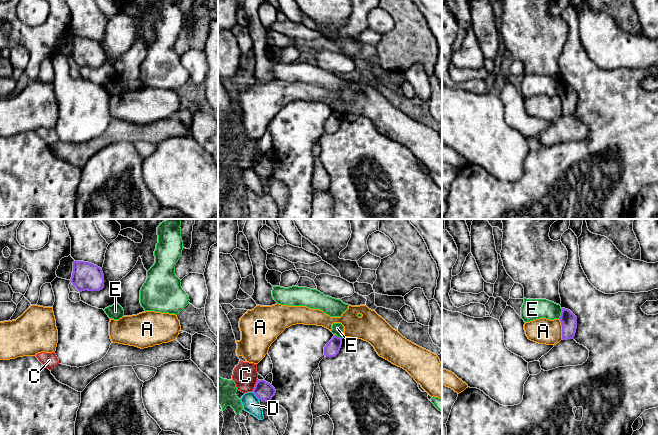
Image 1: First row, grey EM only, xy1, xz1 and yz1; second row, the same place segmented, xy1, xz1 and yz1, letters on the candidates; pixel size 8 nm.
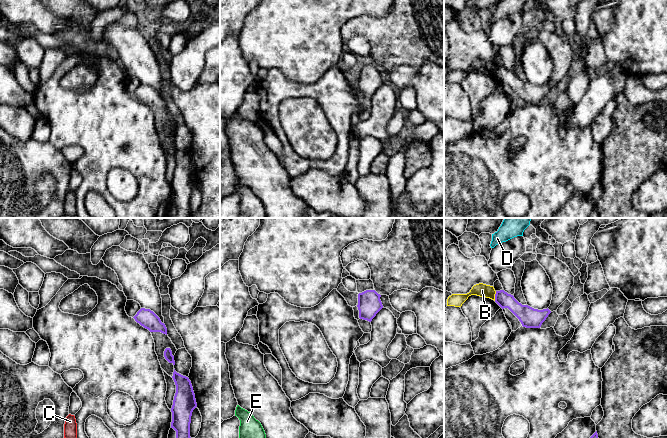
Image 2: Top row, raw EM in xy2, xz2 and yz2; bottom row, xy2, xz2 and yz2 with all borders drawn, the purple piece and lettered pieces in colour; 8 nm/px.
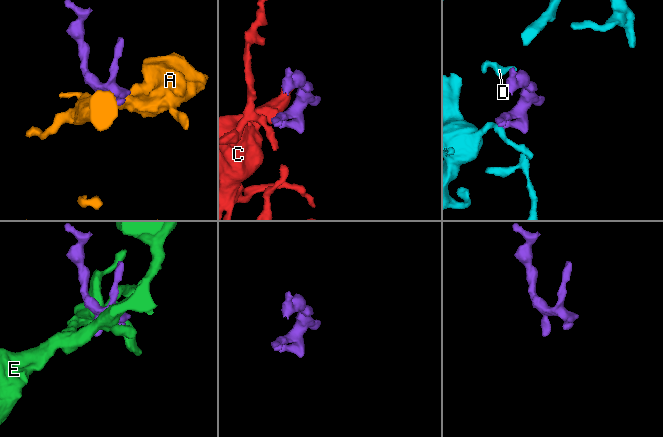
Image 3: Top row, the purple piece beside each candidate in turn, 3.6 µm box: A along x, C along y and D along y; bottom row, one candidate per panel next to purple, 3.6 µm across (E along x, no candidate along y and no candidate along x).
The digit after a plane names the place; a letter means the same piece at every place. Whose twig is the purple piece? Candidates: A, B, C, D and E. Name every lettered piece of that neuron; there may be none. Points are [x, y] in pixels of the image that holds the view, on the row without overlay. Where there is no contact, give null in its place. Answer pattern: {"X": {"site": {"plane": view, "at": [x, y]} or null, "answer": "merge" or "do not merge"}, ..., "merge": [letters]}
{"A": {"site": {"plane": "yz1", "at": [562, 105]}, "answer": "do not merge"}, "B": {"site": {"plane": "yz2", "at": [495, 72]}, "answer": "do not merge"}, "C": {"site": {"plane": "xz1", "at": [255, 161]}, "answer": "do not merge"}, "D": {"site": {"plane": "xz1", "at": [255, 171]}, "answer": "do not merge"}, "E": {"site": {"plane": "yz1", "at": [561, 89]}, "answer": "do not merge"}, "merge": []}

